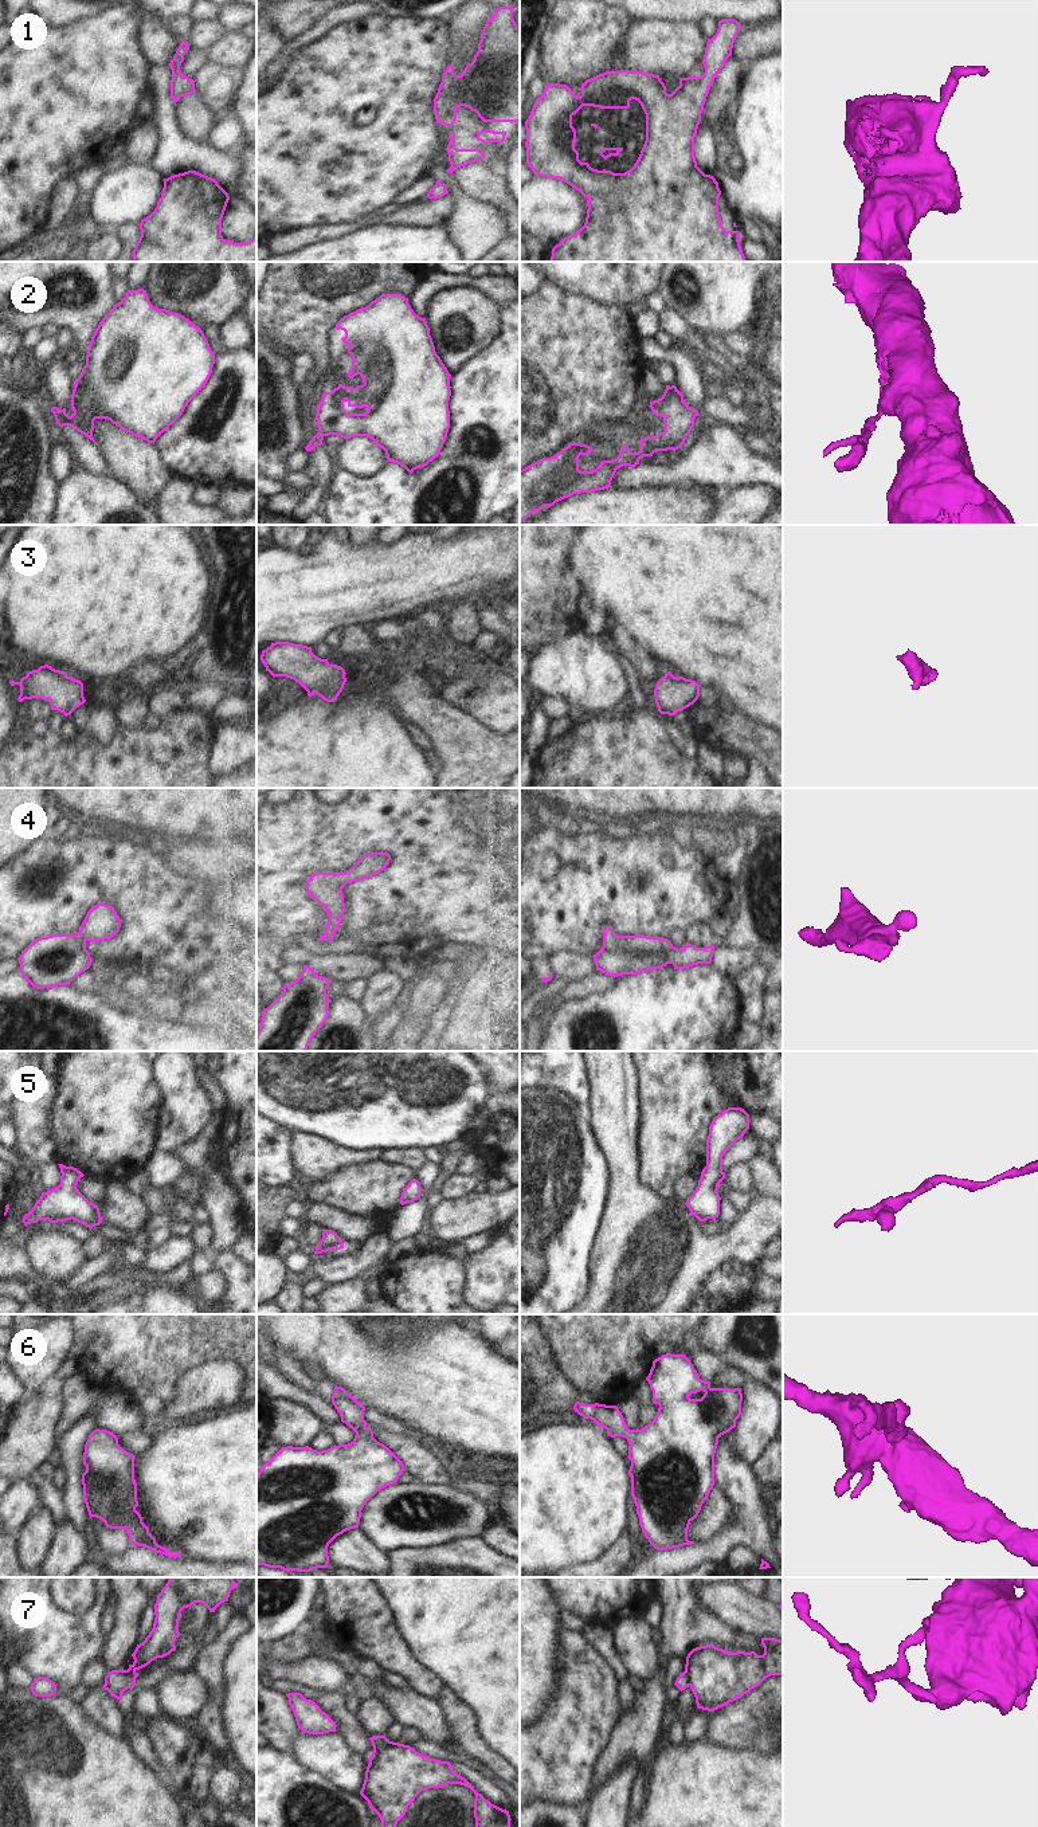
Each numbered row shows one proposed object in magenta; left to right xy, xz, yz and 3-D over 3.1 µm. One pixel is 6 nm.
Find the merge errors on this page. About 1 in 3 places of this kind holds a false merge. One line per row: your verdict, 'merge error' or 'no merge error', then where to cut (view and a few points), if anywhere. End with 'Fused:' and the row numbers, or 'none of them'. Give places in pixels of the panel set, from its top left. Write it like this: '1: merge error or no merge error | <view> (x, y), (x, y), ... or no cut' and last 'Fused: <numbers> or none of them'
1: no merge error | no cut
2: no merge error | no cut
3: no merge error | no cut
4: no merge error | no cut
5: no merge error | no cut
6: no merge error | no cut
7: merge error | xz (392, 1741), (373, 1751)
Fused: 7

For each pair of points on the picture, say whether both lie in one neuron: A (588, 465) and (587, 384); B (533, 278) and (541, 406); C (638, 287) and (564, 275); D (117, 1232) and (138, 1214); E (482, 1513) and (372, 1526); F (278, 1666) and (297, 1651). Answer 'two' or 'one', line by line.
A: two
B: two
C: one
D: two
E: one
F: two

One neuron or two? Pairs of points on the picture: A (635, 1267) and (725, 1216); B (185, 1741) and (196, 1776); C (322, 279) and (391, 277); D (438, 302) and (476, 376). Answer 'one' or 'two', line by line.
A: two
B: one
C: one
D: two

